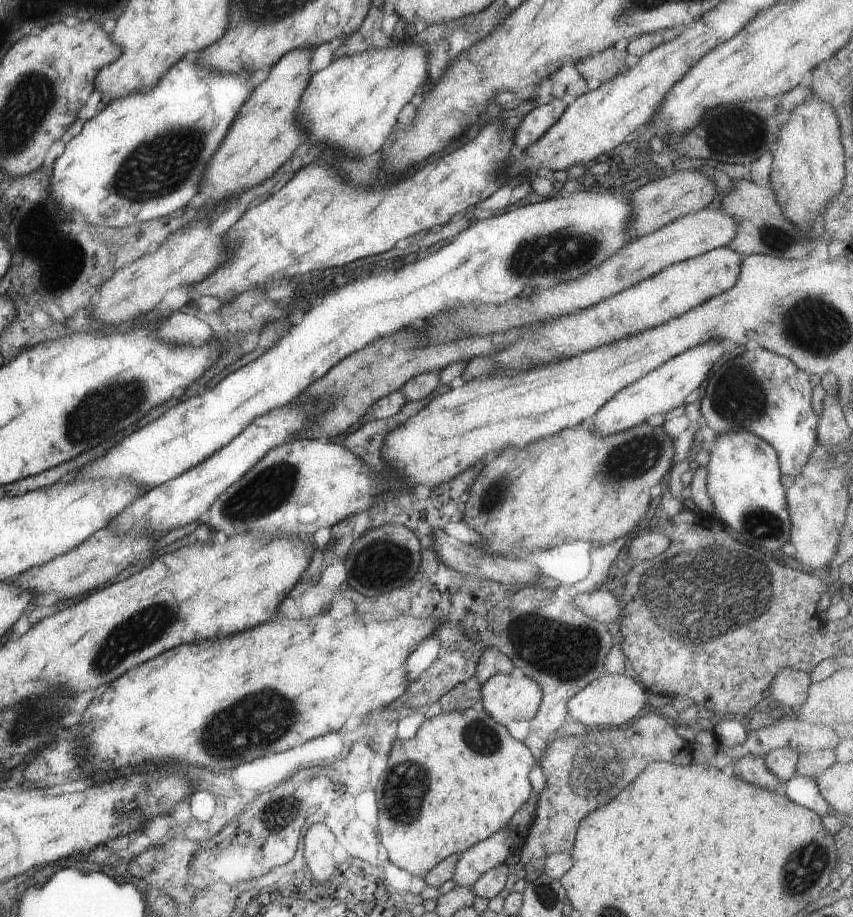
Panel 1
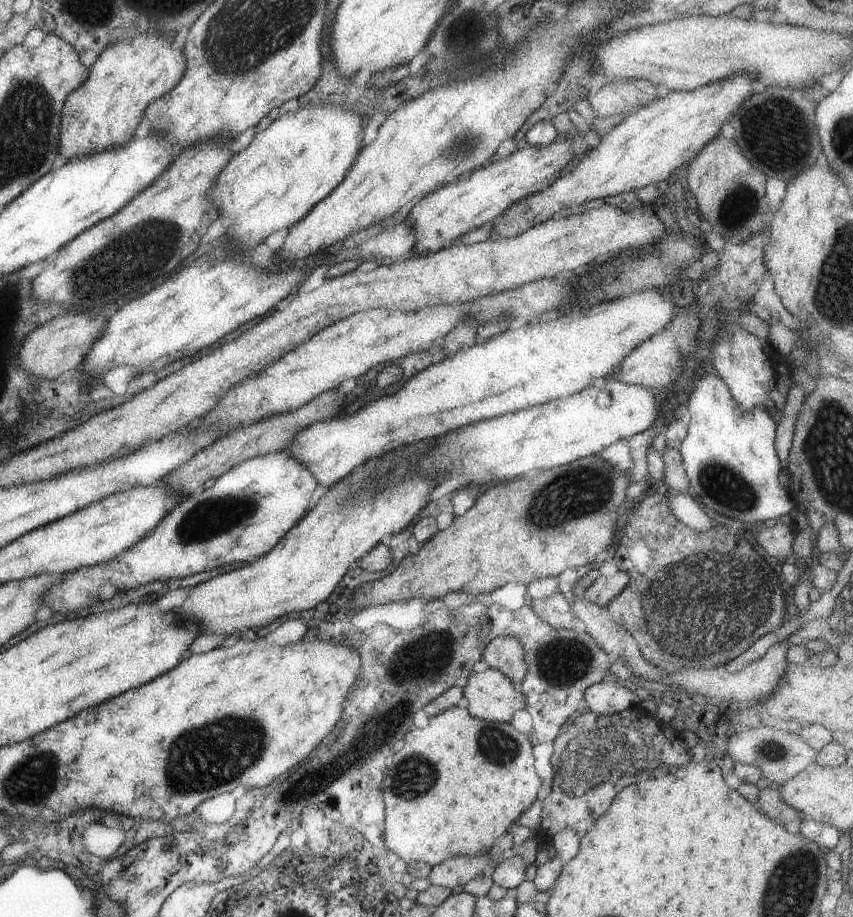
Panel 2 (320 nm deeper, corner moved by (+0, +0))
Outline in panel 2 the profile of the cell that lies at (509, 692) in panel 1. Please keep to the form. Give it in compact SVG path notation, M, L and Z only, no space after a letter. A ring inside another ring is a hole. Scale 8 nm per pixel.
M495 669L471 673L462 695L467 699L469 714L483 720L509 723L512 714L524 708L524 698L517 686Z

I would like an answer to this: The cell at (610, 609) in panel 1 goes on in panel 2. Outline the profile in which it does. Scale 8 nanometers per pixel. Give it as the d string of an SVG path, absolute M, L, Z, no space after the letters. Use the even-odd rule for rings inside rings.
M560 592L552 593L543 599L532 599L532 611L548 625L559 628L573 628L577 618L566 604L565 597Z

